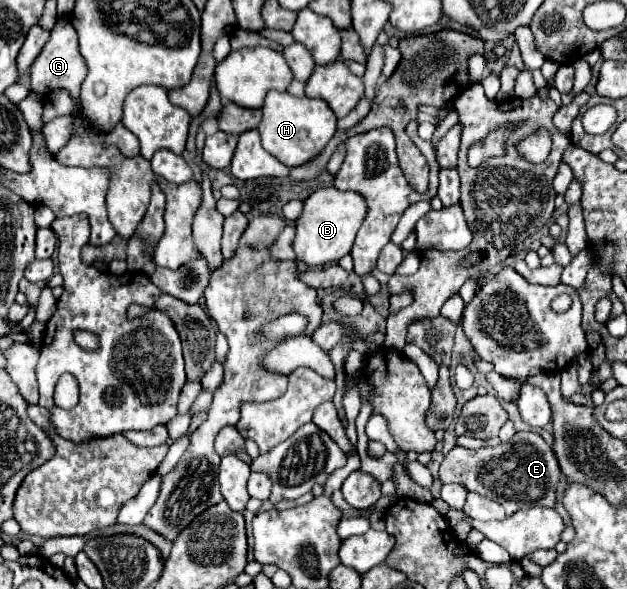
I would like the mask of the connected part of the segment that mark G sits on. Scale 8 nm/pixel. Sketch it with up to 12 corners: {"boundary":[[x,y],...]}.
{"boundary":[[57,18],[31,66],[29,90],[65,88],[77,98],[85,78],[77,32]]}

